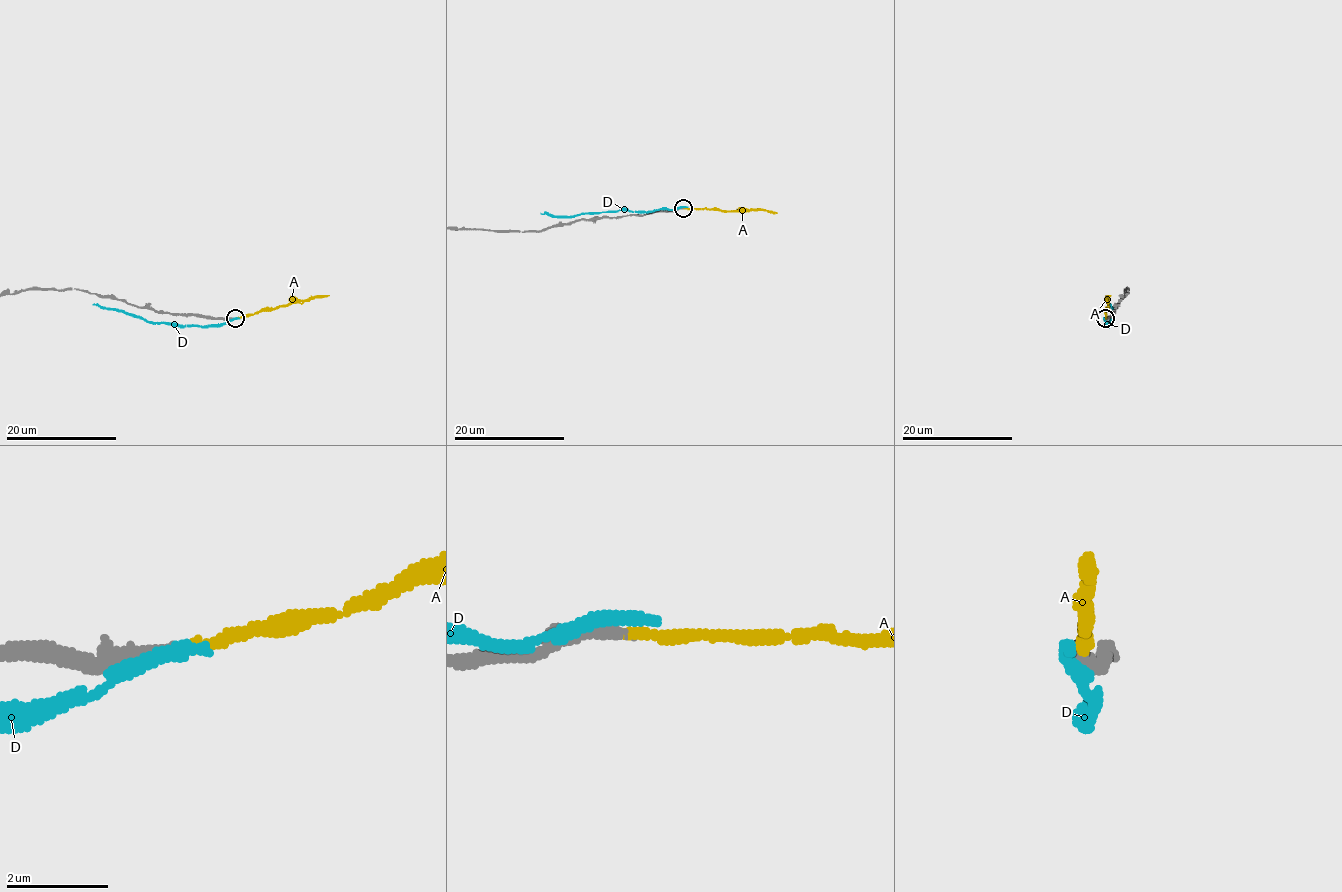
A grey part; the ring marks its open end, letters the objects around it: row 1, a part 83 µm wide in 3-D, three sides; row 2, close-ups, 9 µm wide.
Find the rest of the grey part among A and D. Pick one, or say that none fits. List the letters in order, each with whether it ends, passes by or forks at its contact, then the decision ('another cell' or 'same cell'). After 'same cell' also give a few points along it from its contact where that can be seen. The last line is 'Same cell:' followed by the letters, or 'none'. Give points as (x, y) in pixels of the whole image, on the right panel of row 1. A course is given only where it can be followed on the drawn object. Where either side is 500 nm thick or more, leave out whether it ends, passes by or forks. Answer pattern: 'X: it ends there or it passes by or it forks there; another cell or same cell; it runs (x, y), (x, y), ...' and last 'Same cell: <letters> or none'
A: it ends there; same cell; it runs (1105, 317), (1109, 295)
D: it passes by; another cell
Same cell: A

